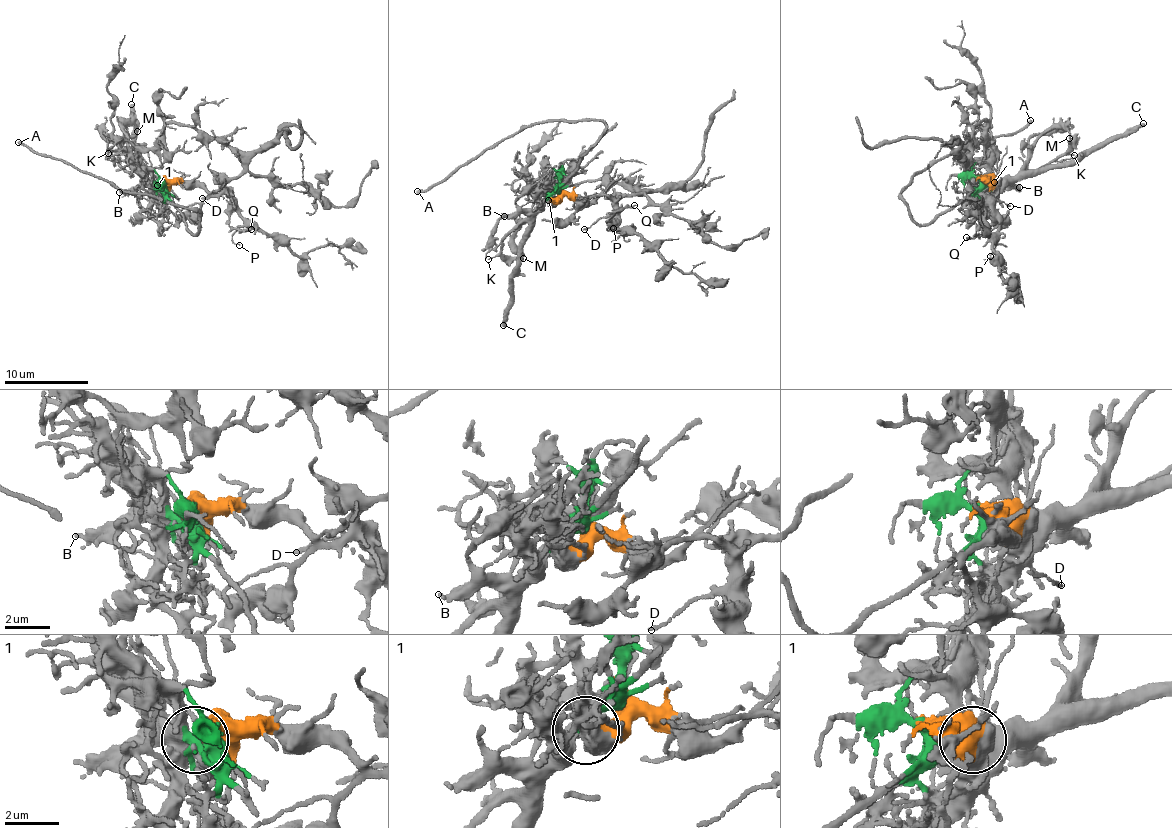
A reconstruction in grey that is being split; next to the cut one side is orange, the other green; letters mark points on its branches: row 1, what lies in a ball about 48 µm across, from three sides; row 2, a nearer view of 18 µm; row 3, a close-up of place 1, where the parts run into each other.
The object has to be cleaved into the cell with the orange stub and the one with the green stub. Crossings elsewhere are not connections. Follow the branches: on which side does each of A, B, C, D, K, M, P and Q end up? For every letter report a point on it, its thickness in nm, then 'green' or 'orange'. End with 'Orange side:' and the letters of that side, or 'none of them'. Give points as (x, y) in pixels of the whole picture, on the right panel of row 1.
A: place (1030, 120); calibre 260 nm; green
B: place (1019, 187); calibre 320 nm; green
C: place (1143, 123); calibre 360 nm; green
D: place (1010, 206); calibre 140 nm; orange
K: place (1074, 155); calibre 90 nm; green
M: place (1069, 138); calibre 140 nm; green
P: place (990, 256); calibre 80 nm; orange
Q: place (966, 237); calibre 180 nm; orange
Orange side: D, P, Q

